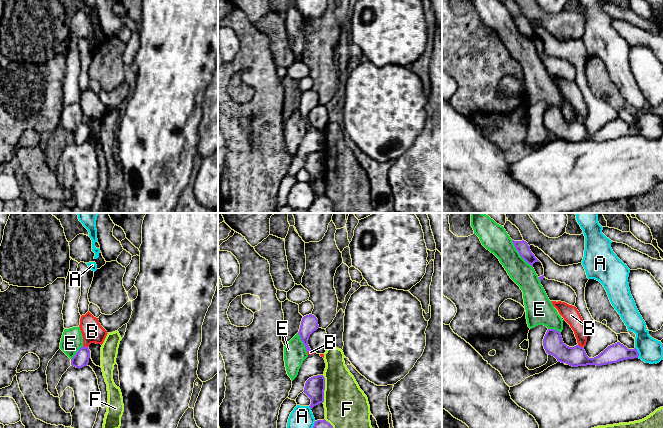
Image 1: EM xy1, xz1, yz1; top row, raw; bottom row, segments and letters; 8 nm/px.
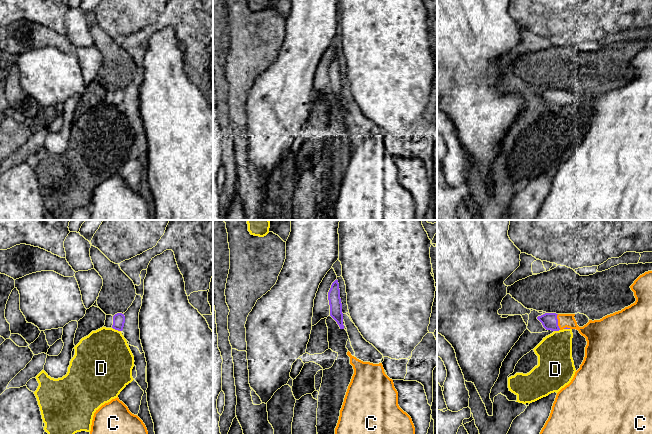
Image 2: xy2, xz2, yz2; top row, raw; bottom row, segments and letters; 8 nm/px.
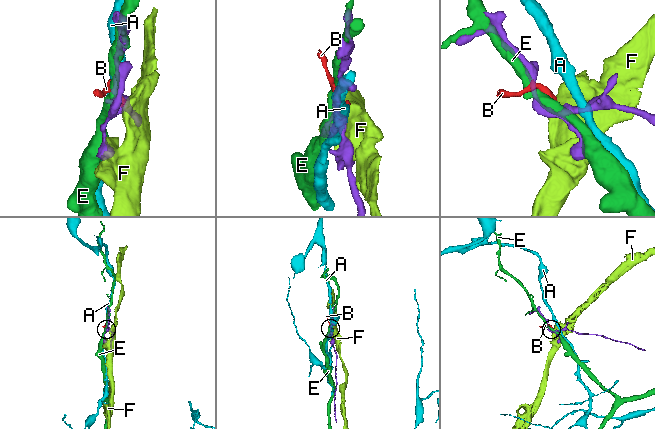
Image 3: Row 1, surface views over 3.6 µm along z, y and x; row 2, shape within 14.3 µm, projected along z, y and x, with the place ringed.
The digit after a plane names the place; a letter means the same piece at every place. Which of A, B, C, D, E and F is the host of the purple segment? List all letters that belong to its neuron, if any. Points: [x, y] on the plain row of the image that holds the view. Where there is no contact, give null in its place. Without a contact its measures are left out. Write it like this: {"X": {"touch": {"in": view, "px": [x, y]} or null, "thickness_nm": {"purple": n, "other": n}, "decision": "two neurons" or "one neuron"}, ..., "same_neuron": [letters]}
{"A": {"touch": {"in": "yz1", "px": [637, 128]}, "thickness_nm": {"purple": 150, "other": 200}, "decision": "two neurons"}, "B": {"touch": {"in": "xy1", "px": [84, 122]}, "thickness_nm": {"purple": 120, "other": 170}, "decision": "two neurons"}, "C": {"touch": {"in": "yz2", "px": [557, 98]}, "thickness_nm": {"purple": 130, "other": 110}, "decision": "one neuron"}, "D": {"touch": {"in": "xy2", "px": [116, 105]}, "thickness_nm": {"purple": 100, "other": 440}, "decision": "two neurons"}, "E": {"touch": {"in": "yz1", "px": [519, 29]}, "thickness_nm": {"purple": 100, "other": 220}, "decision": "two neurons"}, "F": {"touch": {"in": "xz1", "px": [324, 165]}, "thickness_nm": {"purple": 160, "other": 360}, "decision": "two neurons"}, "same_neuron": ["C"]}

